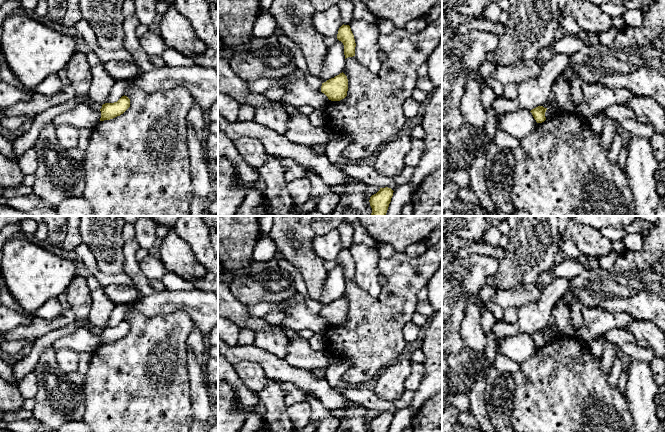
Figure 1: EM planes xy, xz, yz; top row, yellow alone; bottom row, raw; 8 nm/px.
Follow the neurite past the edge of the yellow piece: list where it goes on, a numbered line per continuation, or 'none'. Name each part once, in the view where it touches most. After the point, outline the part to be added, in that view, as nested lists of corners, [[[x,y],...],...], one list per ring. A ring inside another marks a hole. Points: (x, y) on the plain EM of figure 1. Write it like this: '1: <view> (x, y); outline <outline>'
none

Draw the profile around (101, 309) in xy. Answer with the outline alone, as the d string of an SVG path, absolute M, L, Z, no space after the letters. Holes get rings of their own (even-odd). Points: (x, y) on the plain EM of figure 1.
M103 287L91 292L92 305L88 320L90 326L105 328L115 304L105 294Z

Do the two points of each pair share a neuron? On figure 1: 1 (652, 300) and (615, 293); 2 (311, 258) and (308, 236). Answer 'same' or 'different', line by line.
1: same
2: same

